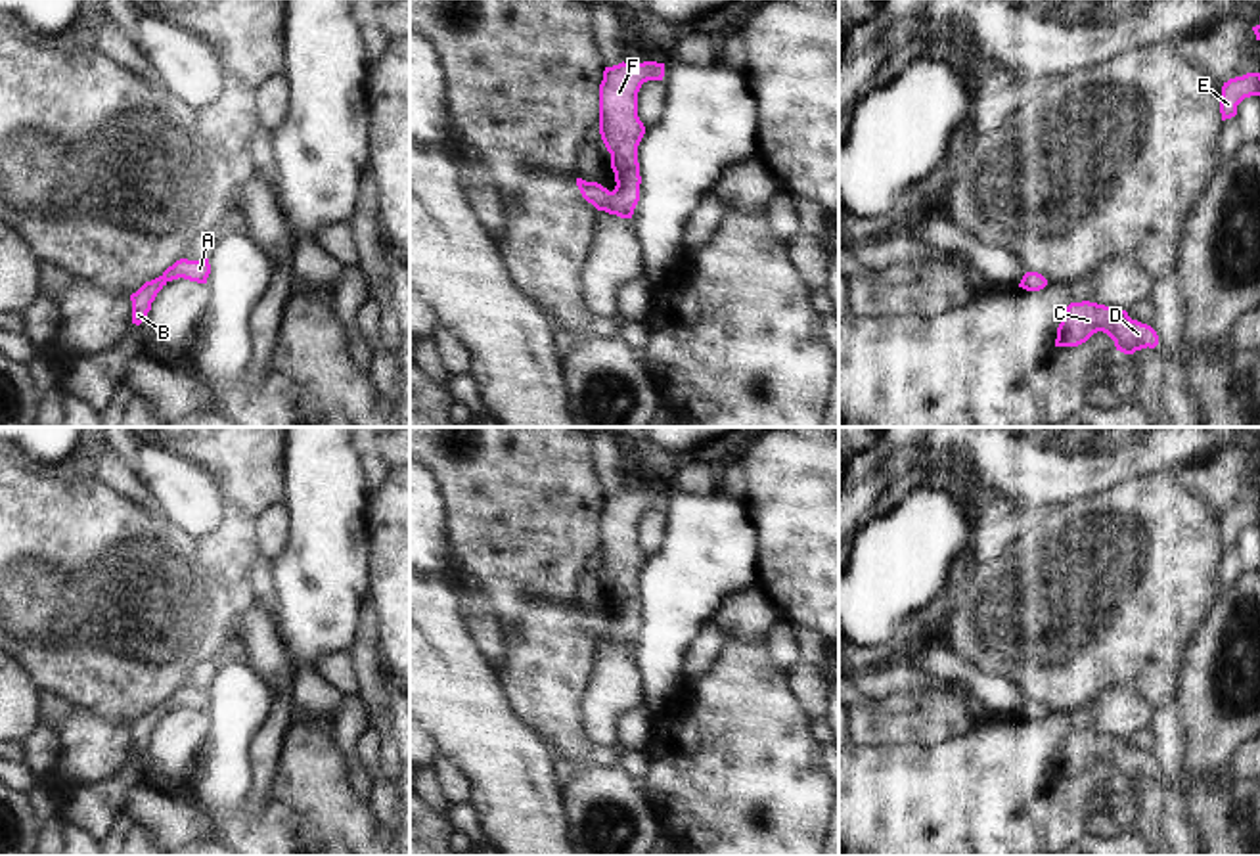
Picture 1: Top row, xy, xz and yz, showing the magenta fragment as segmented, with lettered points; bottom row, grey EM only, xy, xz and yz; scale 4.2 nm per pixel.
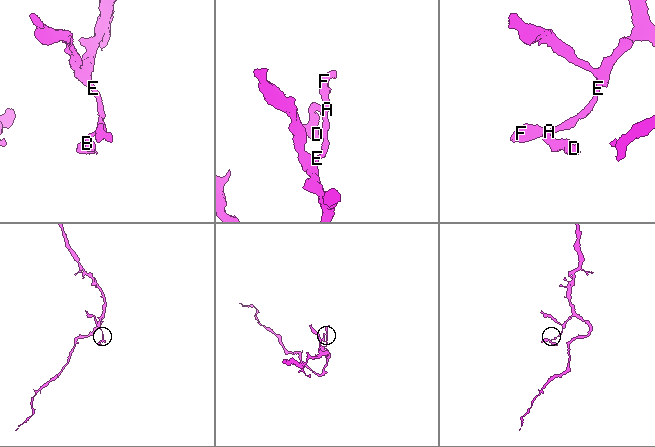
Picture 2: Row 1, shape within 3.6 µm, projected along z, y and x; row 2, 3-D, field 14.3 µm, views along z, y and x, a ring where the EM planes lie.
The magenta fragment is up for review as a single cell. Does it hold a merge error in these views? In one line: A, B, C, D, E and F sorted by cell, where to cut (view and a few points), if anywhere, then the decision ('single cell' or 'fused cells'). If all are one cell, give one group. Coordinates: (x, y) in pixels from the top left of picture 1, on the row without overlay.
A B C D E F; no cut; single cell

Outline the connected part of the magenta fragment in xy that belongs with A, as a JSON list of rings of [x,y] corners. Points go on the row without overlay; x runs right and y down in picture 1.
[[[180,687],[172,695],[169,695],[159,707],[146,710],[136,722],[130,724],[132,730],[132,753],[140,755],[147,741],[151,739],[151,732],[157,722],[172,709],[184,707],[197,712],[207,712],[211,703],[209,687],[203,689],[188,689]]]

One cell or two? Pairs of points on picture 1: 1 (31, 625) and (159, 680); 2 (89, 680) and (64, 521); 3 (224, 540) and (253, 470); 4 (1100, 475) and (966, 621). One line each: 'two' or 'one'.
1: one
2: one
3: one
4: two

